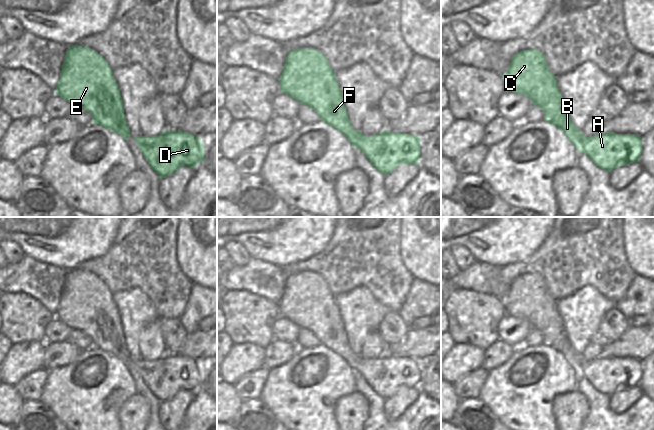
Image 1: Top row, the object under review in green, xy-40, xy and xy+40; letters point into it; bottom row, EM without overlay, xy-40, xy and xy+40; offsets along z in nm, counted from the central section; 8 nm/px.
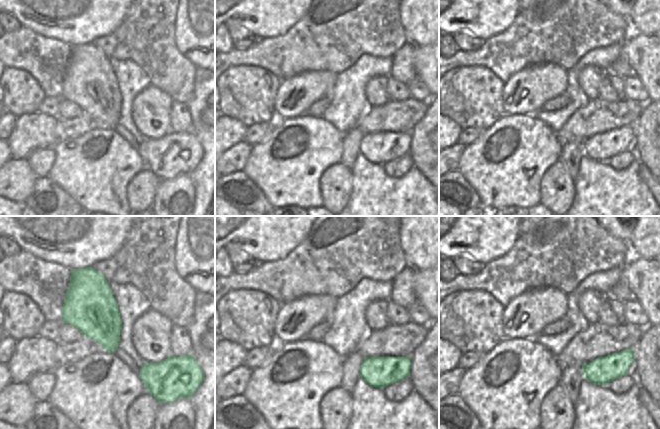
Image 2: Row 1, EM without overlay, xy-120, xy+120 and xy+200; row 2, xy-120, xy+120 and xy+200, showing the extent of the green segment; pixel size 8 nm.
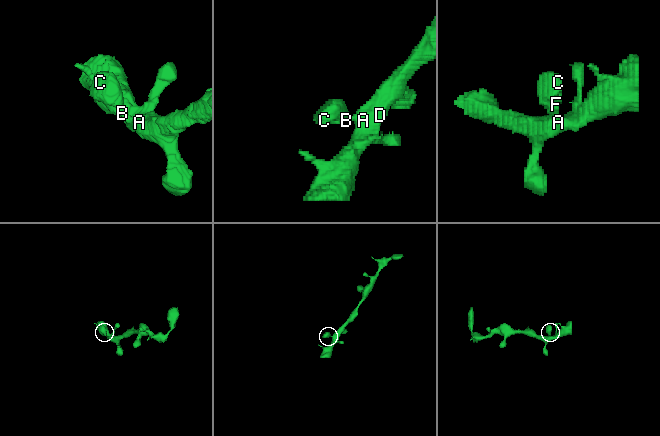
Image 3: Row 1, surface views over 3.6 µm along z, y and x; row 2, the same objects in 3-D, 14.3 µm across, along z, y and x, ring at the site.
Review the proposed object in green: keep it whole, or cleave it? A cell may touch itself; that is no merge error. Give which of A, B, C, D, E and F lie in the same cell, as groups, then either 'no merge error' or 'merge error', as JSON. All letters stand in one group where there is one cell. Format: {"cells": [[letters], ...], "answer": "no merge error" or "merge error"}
{"cells": [["A", "B", "C", "D", "E", "F"]], "answer": "no merge error"}

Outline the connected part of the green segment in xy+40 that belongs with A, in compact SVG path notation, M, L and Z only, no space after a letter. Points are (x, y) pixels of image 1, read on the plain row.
M537 273L523 274L515 278L508 290L508 295L502 299L506 314L527 320L532 328L539 330L544 337L544 344L559 352L576 371L583 376L596 390L611 395L617 390L638 386L642 377L642 363L635 358L617 358L601 356L595 360L586 361L571 345L562 319L556 307L556 300L548 293L544 279Z

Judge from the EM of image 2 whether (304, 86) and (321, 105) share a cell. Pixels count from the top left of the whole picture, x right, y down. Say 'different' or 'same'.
different

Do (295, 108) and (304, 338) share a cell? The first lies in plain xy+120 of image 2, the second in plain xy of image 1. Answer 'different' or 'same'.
different

